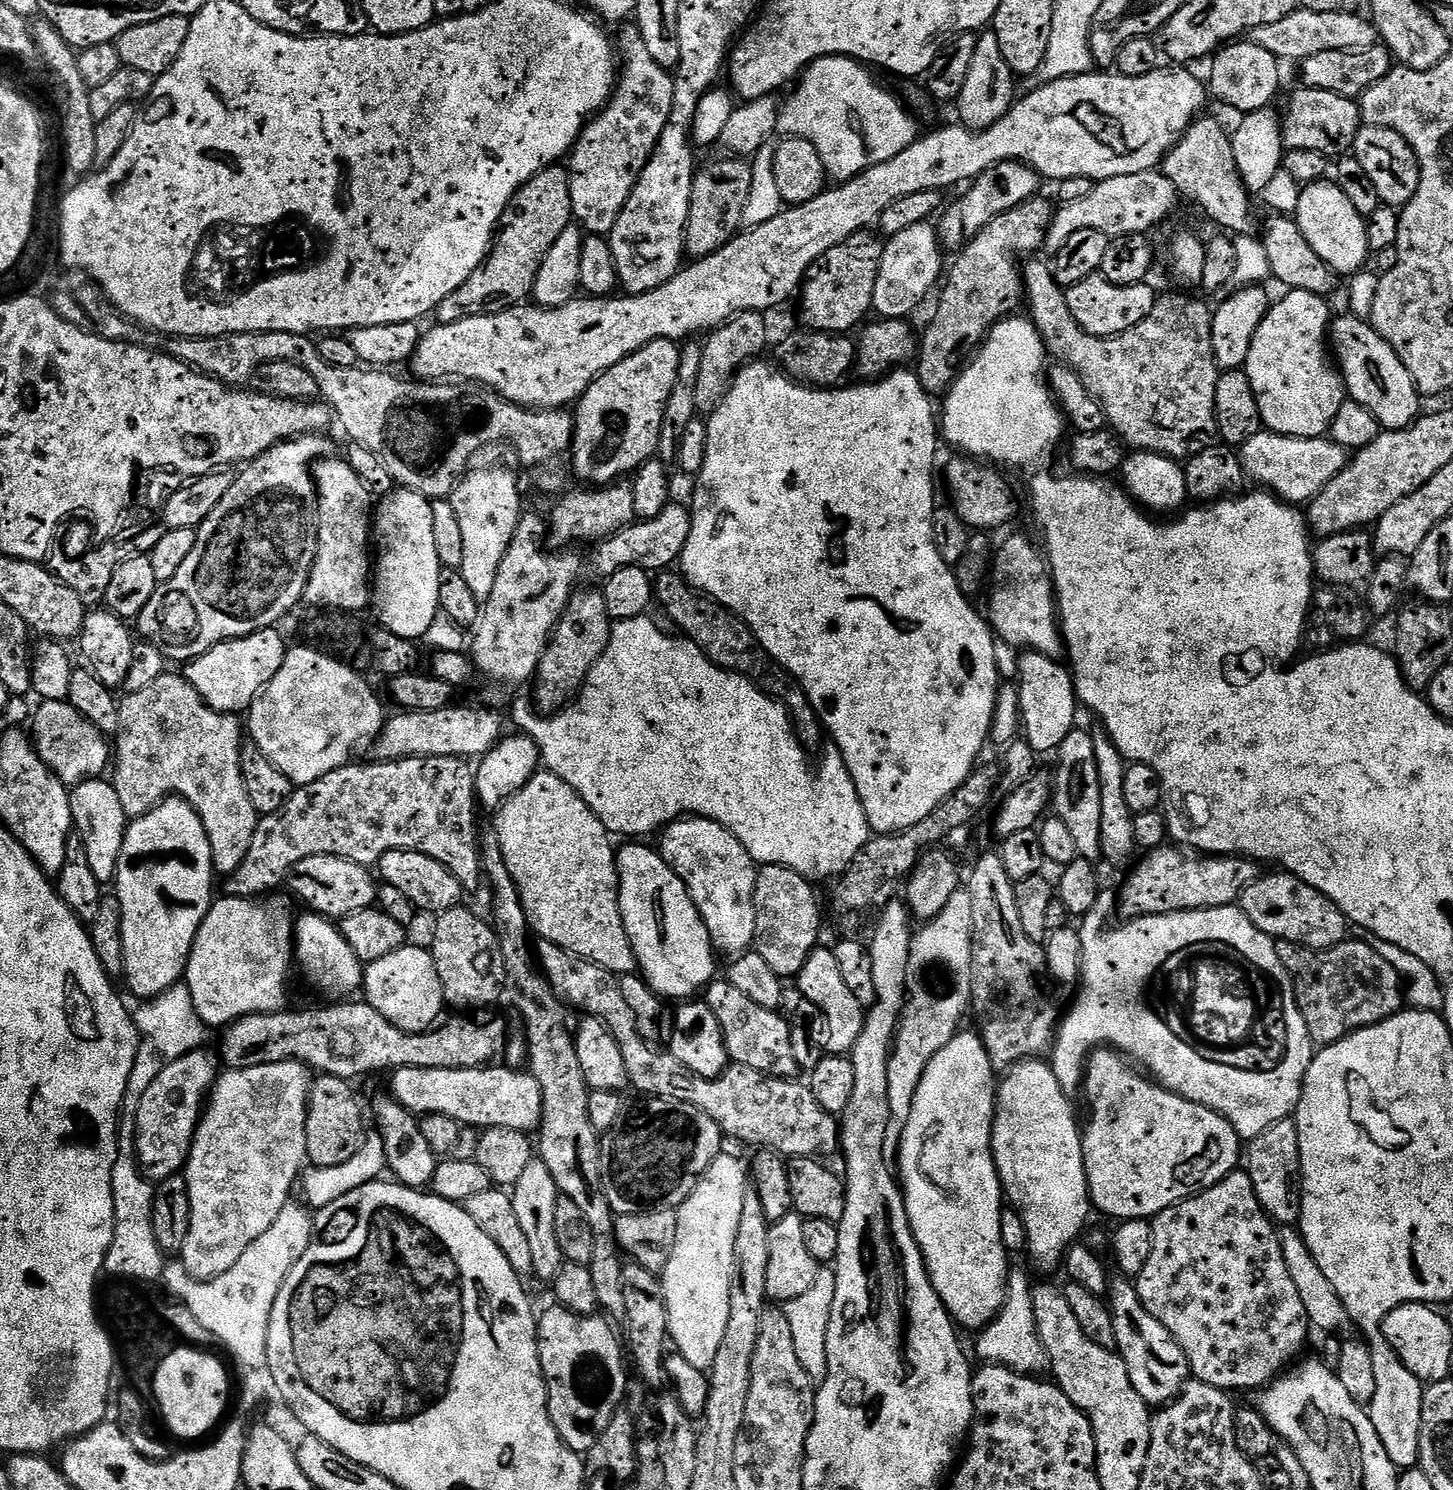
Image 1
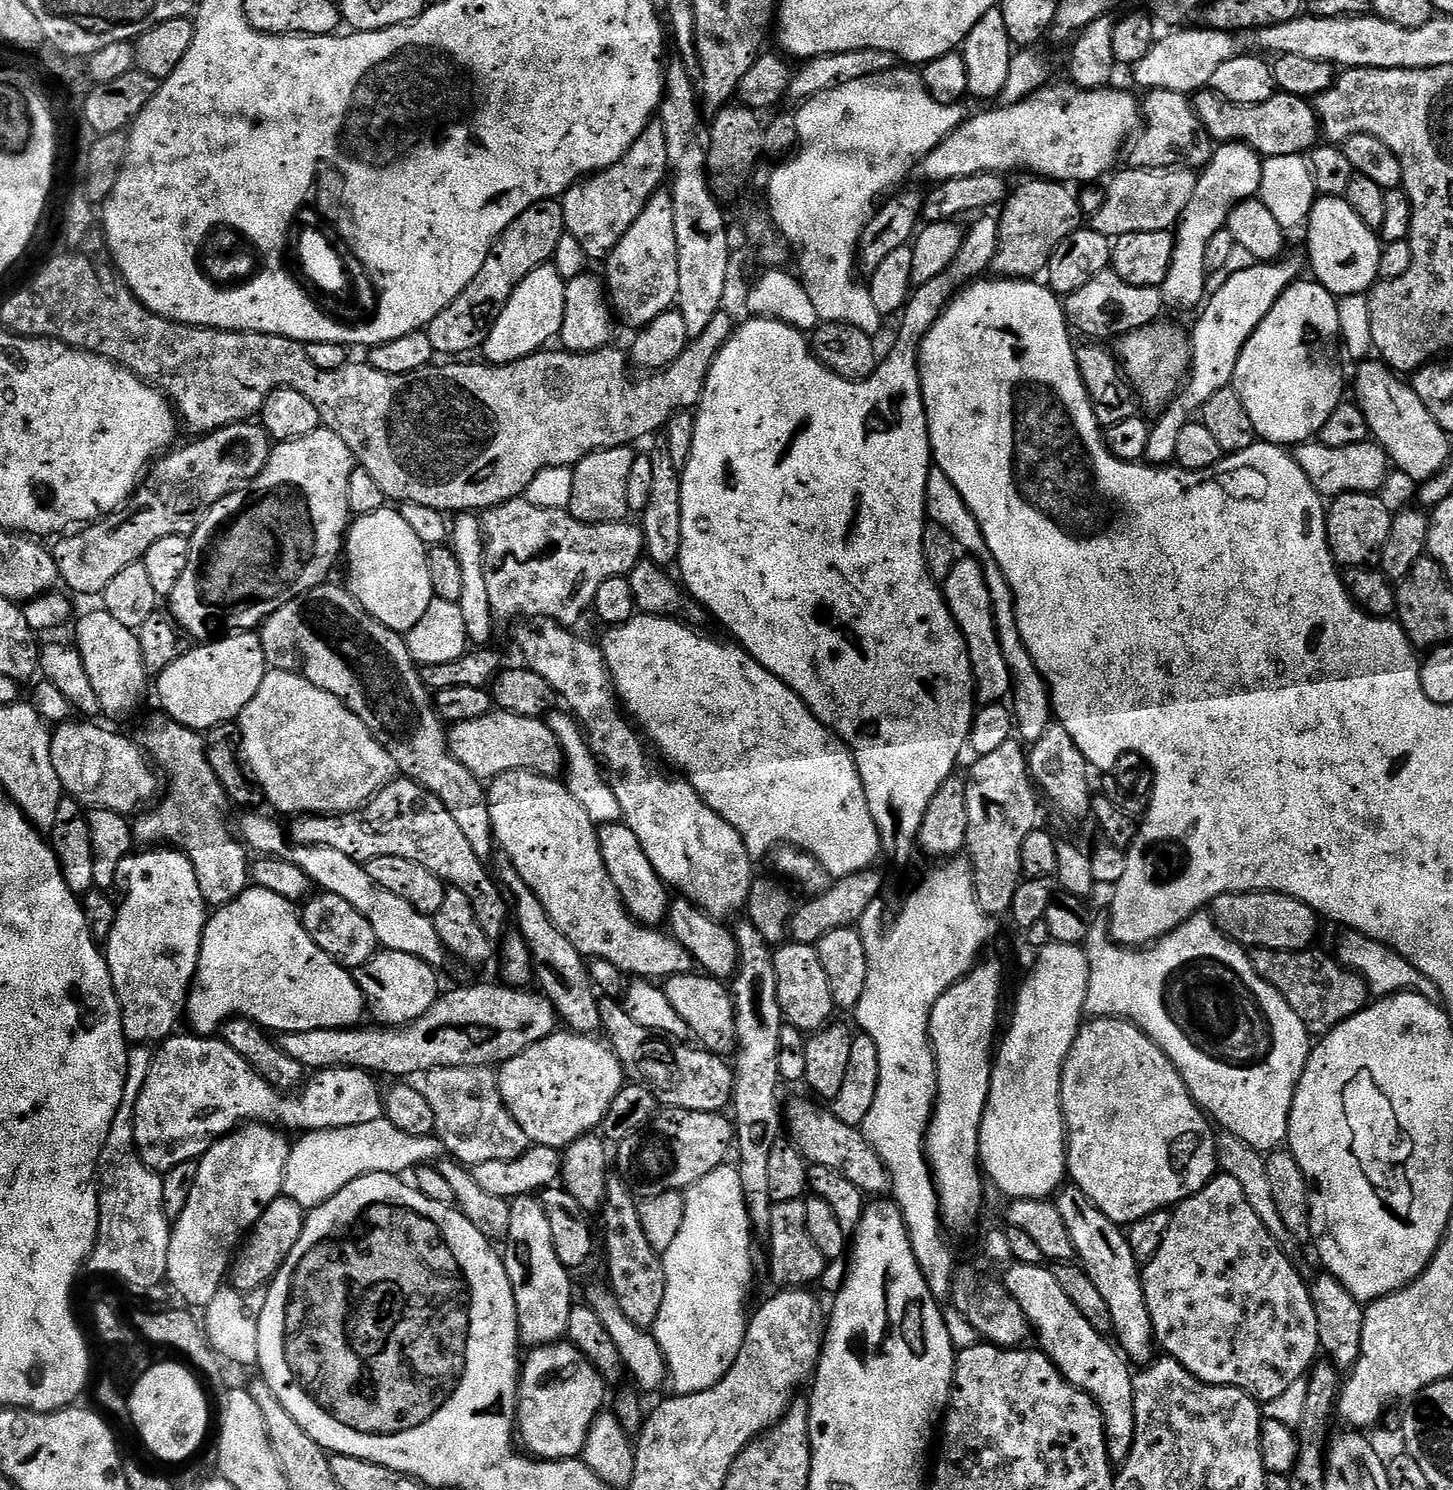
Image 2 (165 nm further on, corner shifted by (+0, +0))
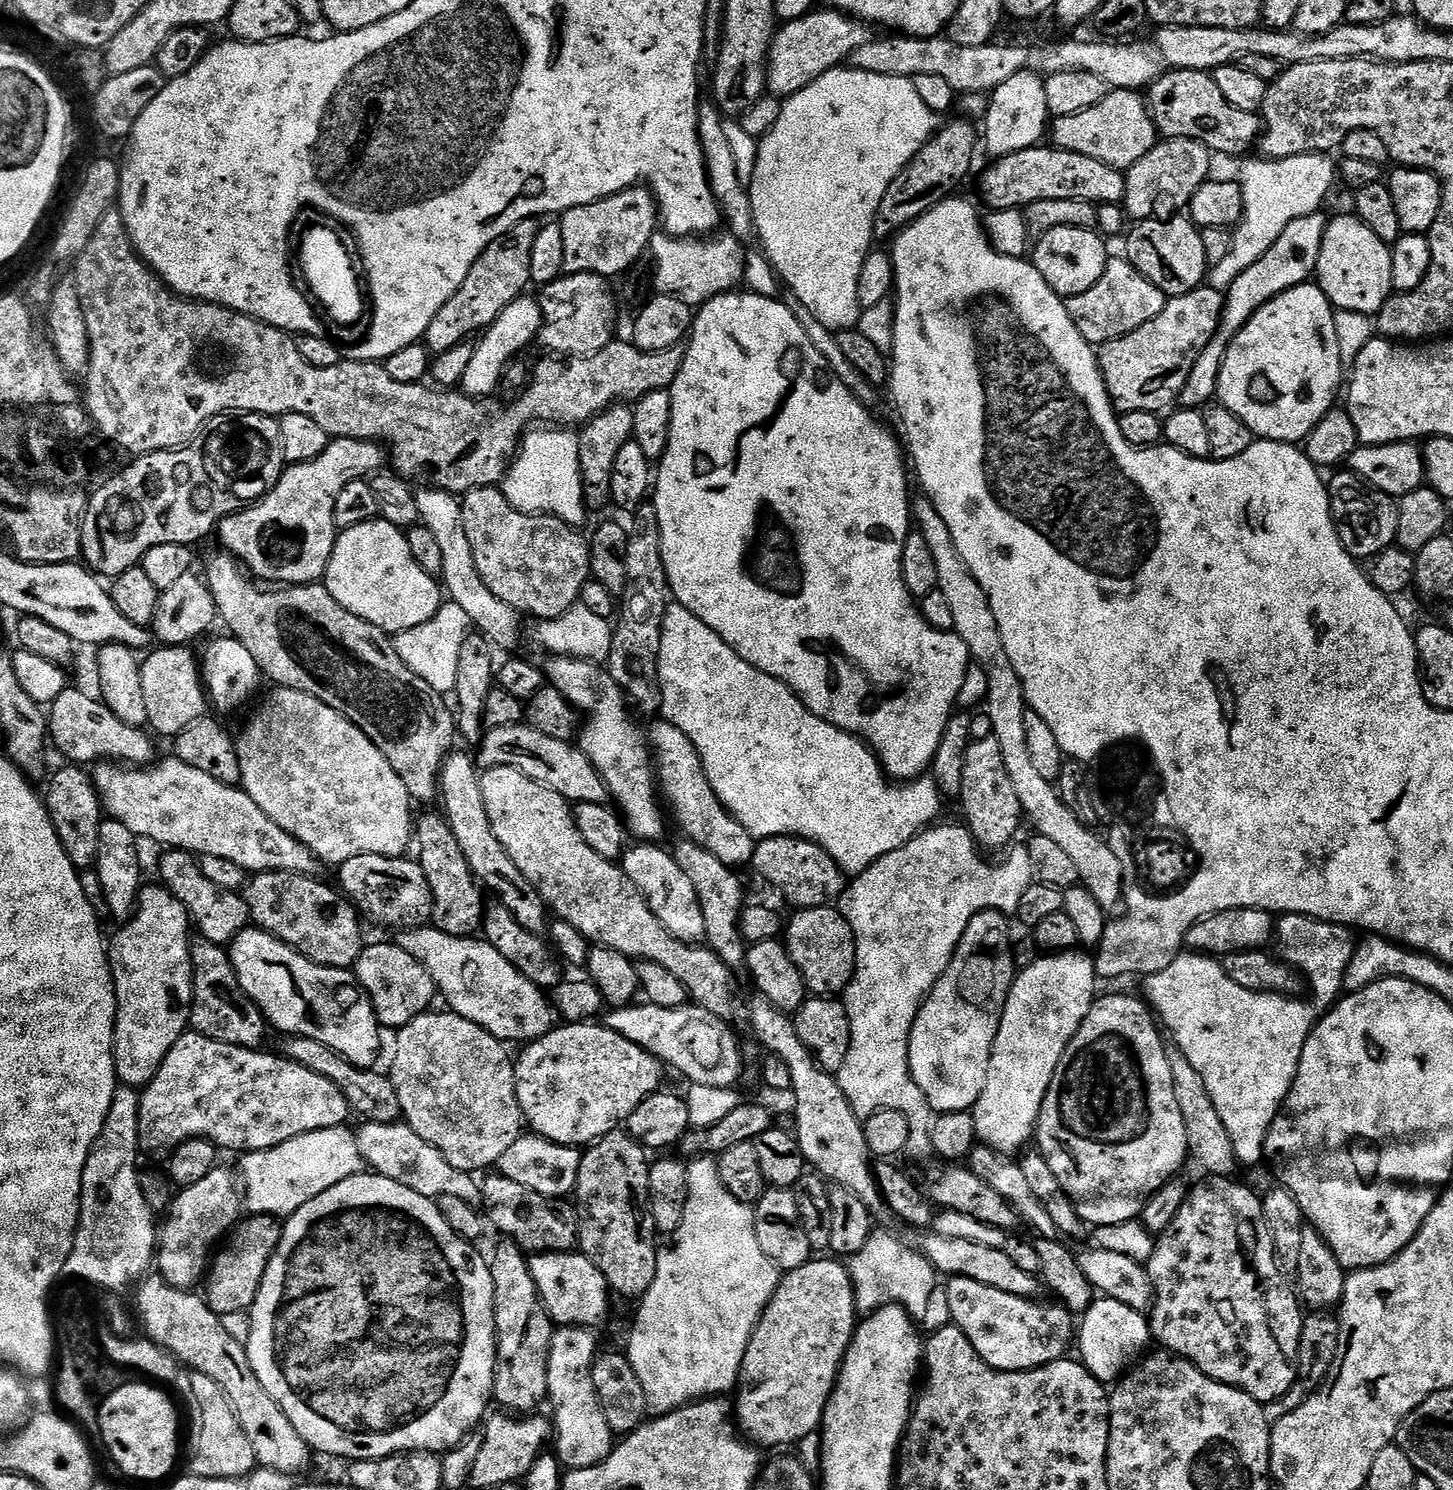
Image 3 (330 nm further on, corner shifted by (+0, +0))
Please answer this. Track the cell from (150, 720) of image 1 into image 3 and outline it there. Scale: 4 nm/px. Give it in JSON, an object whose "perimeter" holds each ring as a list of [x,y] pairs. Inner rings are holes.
{"perimeter":[[[168,850],[165,853],[160,860],[159,883],[172,892],[174,898],[182,902],[182,906],[186,906],[195,931],[197,928],[203,939],[221,946],[231,945],[233,938],[250,924],[243,895],[240,892],[222,890],[222,886],[214,886],[214,882],[210,882],[206,874],[202,874],[200,861],[193,853],[179,850]]]}

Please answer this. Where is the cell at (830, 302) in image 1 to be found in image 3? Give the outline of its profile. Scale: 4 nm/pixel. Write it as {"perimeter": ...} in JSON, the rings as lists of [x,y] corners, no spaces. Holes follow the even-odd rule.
{"perimeter":[[[959,119],[945,128],[943,125],[935,136],[924,143],[919,154],[900,171],[898,178],[894,178],[890,190],[886,190],[886,198],[882,198],[882,206],[878,206],[874,233],[877,241],[891,241],[896,233],[922,218],[922,214],[926,214],[935,204],[949,199],[955,193],[952,191],[967,178],[972,168],[972,155],[976,152],[976,128],[972,125],[975,123]]]}

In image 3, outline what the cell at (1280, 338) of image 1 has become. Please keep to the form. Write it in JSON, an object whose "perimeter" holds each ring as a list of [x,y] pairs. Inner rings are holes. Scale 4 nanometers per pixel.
{"perimeter":[[[1302,283],[1262,305],[1225,350],[1216,396],[1222,407],[1238,414],[1250,426],[1253,437],[1299,445],[1337,403],[1336,395],[1342,392],[1340,375],[1345,375],[1346,369],[1338,354],[1335,317],[1336,312],[1319,283]]]}

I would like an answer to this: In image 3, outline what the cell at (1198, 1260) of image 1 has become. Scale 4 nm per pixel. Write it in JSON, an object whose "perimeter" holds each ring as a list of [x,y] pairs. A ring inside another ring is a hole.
{"perimeter":[[[1226,1176],[1204,1178],[1204,1181],[1197,1188],[1195,1185],[1189,1191],[1186,1202],[1182,1202],[1182,1210],[1178,1210],[1178,1218],[1174,1218],[1174,1222],[1170,1222],[1167,1230],[1155,1241],[1152,1256],[1146,1265],[1154,1293],[1150,1309],[1150,1327],[1152,1340],[1155,1343],[1160,1343],[1161,1349],[1190,1361],[1198,1370],[1202,1370],[1204,1376],[1209,1376],[1211,1380],[1229,1384],[1232,1388],[1240,1388],[1246,1394],[1250,1394],[1250,1398],[1254,1398],[1259,1404],[1268,1405],[1282,1398],[1291,1388],[1297,1387],[1298,1346],[1302,1338],[1302,1326],[1306,1312],[1294,1291],[1293,1285],[1289,1281],[1288,1284],[1284,1281],[1287,1280],[1285,1273],[1281,1272],[1280,1263],[1276,1261],[1274,1238],[1270,1238],[1270,1229],[1266,1227],[1266,1218],[1262,1218],[1261,1197],[1255,1196],[1246,1185],[1239,1184],[1238,1181],[1239,1179]]]}

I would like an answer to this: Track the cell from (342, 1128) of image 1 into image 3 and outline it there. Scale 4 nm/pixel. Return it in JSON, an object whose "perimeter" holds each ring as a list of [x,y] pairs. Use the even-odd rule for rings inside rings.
{"perimeter":[[[203,938],[197,939],[192,945],[192,1018],[191,1031],[202,1034],[206,1038],[214,1038],[214,1042],[226,1042],[230,1046],[259,1049],[260,1044],[270,1033],[270,1025],[264,1019],[262,1010],[242,990],[238,982],[238,974],[234,970],[232,960],[227,951],[219,944],[212,944]]]}

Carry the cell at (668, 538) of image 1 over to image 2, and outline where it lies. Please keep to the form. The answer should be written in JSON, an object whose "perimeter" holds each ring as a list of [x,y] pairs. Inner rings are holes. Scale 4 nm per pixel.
{"perimeter":[[[526,499],[508,500],[504,504],[499,504],[496,508],[489,508],[480,516],[480,525],[484,535],[484,573],[486,574],[486,594],[490,594],[490,606],[492,613],[496,615],[497,621],[512,620],[519,621],[521,618],[547,618],[555,620],[557,624],[565,626],[576,626],[580,619],[592,606],[594,594],[598,594],[598,586],[606,582],[606,578],[615,576],[627,576],[634,570],[634,566],[645,555],[644,532],[635,523],[621,522],[618,524],[584,524],[580,520],[575,520],[567,510],[546,510],[542,506],[534,506]]]}

